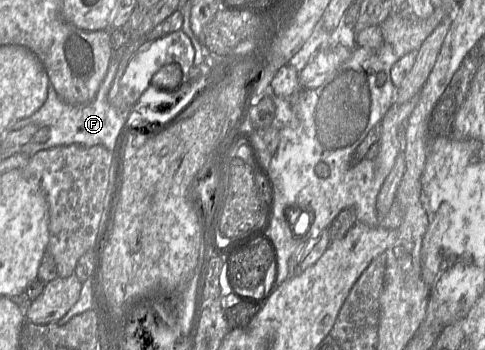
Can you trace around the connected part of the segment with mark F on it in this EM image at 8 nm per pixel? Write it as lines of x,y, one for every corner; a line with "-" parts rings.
124,45
121,46
110,60
107,74
102,81
95,98
87,104
72,105
64,102
58,96
54,87
50,84
45,103
30,117
18,122
16,129
27,124
35,125
38,128
46,127
49,130
49,138
41,143
38,150
29,151
29,157
35,153
55,148
58,146
81,145
92,147
101,145
110,150
117,157
123,151
123,134
130,112
117,111
108,100
108,92
116,80
118,65
123,55

